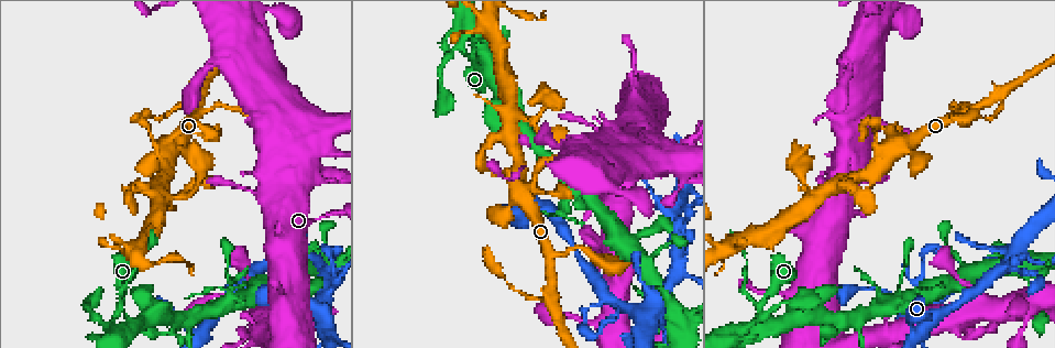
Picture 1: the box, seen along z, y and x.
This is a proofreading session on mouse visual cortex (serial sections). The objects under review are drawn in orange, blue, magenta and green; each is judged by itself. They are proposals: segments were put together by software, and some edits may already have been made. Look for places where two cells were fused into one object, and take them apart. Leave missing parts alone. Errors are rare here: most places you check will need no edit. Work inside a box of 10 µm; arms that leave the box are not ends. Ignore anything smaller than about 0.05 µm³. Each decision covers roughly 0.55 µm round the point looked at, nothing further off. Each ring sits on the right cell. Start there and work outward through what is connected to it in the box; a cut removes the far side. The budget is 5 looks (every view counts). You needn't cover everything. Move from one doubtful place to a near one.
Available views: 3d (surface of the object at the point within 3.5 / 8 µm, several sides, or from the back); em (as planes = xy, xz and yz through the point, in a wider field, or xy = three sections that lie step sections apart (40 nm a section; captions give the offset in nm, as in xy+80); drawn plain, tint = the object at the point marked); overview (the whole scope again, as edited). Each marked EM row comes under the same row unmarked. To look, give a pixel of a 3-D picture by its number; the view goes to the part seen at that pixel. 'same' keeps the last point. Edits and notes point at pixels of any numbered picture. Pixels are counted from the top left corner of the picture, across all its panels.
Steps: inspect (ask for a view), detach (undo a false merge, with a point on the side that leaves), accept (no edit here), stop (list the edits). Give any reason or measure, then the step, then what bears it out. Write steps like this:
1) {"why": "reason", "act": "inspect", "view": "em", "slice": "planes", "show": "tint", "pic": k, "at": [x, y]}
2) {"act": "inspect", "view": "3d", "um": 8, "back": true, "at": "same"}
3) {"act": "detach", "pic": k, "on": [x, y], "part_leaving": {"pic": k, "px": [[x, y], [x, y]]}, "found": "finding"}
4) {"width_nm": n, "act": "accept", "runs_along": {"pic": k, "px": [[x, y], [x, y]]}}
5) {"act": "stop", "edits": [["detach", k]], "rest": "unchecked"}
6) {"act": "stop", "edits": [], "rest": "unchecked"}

{"why": "thin neck", "act": "inspect", "view": "3d", "um": 3.5, "back": true, "pic": 1, "at": [759, 304]}

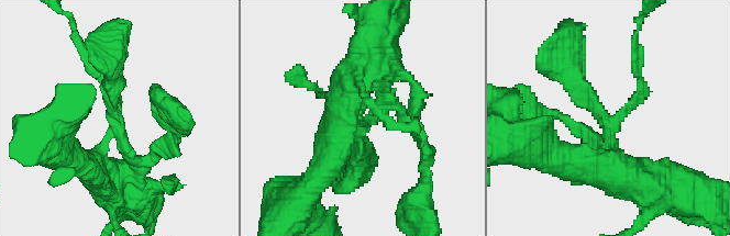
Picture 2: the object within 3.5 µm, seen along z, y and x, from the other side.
{"arms": 4, "arm_widths_nm": [150, 200, 250, 350], "act": "inspect", "view": "em", "slice": "xy", "step": 1, "show": "tint", "pic": 2, "at": [606, 124]}

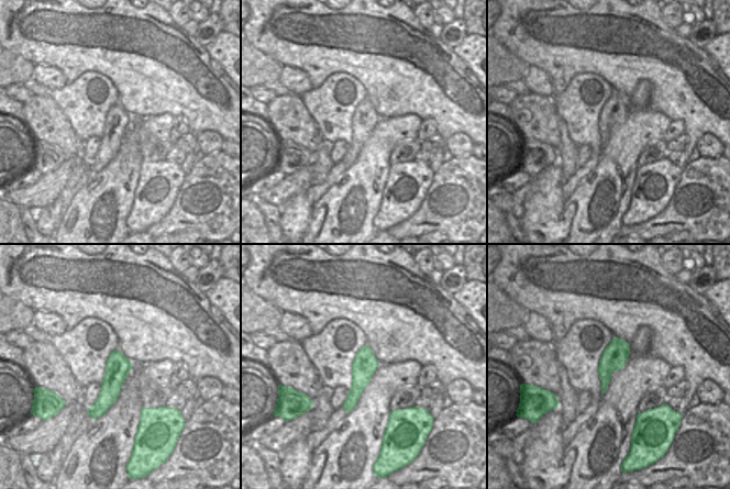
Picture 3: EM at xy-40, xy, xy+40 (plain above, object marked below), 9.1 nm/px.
{"act": "accept", "runs_along": {"pic": 2, "px": [[111, 62], [118, 122], [84, 166]]}, "found": "all the same cell"}

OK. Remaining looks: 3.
{"why": "three arms meet", "act": "inspect", "view": "3d", "um": 3.5, "pic": 1, "at": [535, 130]}

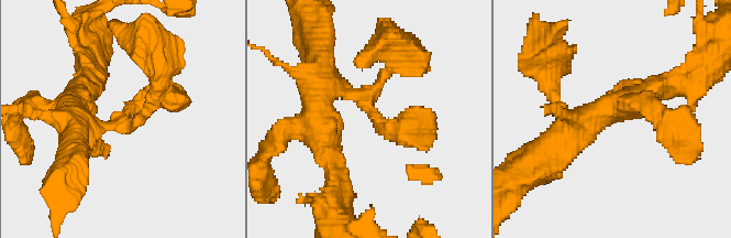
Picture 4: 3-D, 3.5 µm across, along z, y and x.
{"why": "need the tissue", "act": "inspect", "view": "em", "slice": "xy", "step": 3, "show": "tint", "pic": 4, "at": [368, 112]}

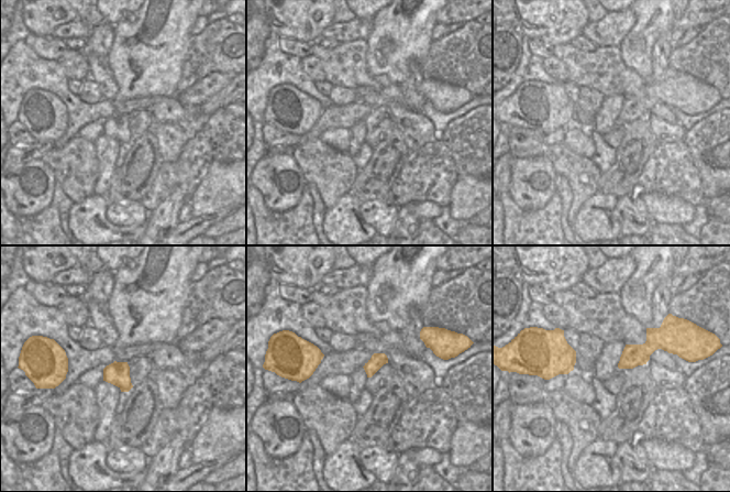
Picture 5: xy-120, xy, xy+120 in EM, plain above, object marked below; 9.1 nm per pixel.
{"act": "inspect", "view": "em", "slice": "xy", "step": 5, "show": "tint", "at": "same"}

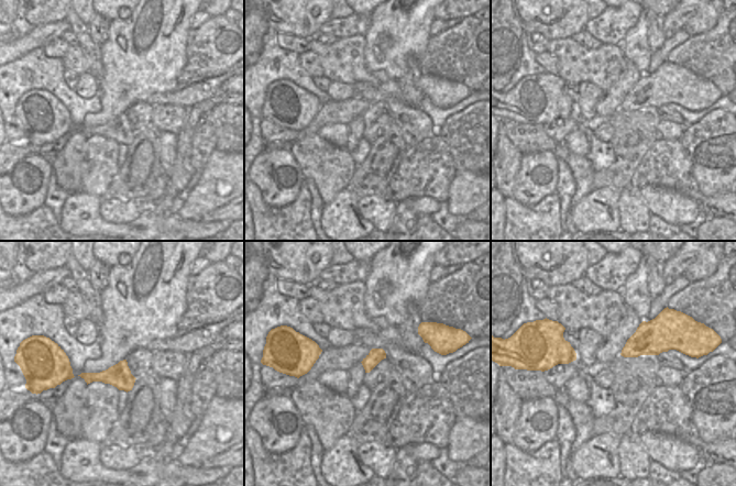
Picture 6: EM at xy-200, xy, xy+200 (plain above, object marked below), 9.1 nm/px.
{"act": "accept", "runs_along": {"pic": 4, "px": [[319, 87], [369, 93], [389, 129], [430, 118]]}, "found": "one cell here"}

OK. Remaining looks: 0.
{"act": "stop", "edits": [], "rest": "unchecked"}

